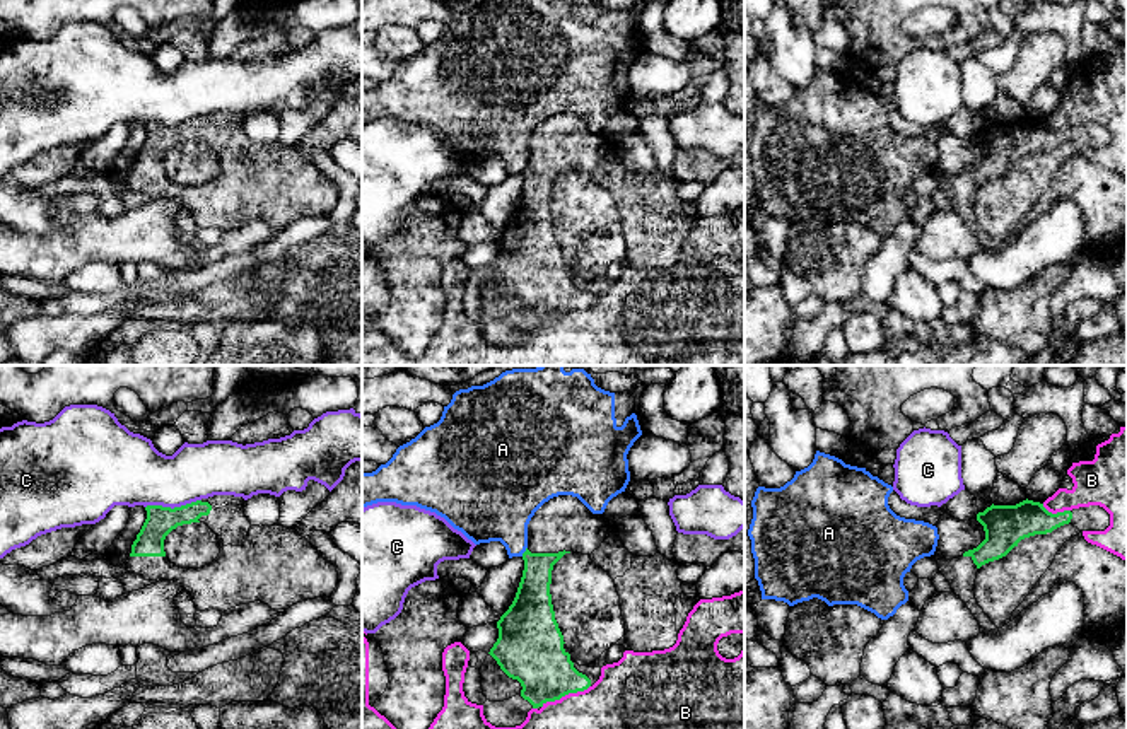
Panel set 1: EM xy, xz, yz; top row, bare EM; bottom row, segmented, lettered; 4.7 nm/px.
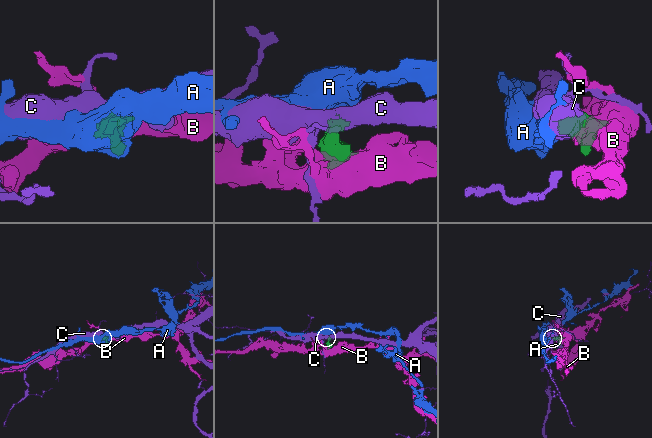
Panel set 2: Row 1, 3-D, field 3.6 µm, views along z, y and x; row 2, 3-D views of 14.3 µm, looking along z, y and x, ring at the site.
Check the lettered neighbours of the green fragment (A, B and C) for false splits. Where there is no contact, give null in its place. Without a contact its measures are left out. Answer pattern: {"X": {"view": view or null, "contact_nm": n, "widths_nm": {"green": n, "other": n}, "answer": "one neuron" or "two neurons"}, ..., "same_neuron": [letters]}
{"A": {"view": "xz", "contact_nm": 50, "widths_nm": {"green": 180, "other": 320}, "answer": "two neurons"}, "B": {"view": "xz", "contact_nm": 260, "widths_nm": {"green": 300, "other": 480}, "answer": "two neurons"}, "C": {"view": "xy", "contact_nm": 260, "widths_nm": {"green": 140, "other": 300}, "answer": "two neurons"}, "same_neuron": []}

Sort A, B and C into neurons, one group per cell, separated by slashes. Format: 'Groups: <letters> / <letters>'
Groups: A / B / C

